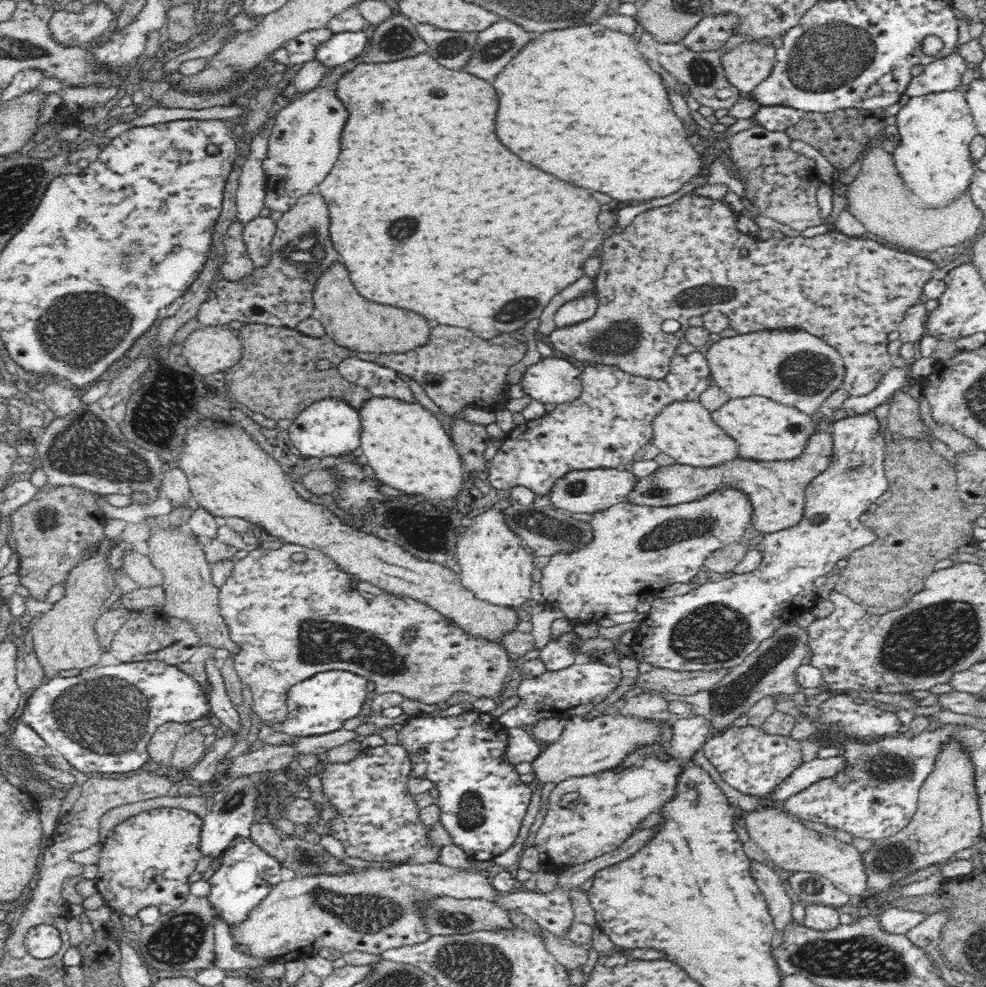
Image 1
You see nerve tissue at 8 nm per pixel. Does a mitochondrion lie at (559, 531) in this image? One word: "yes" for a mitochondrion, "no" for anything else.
yes

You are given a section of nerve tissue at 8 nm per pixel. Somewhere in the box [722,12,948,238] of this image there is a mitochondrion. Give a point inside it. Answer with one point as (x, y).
(831, 56)

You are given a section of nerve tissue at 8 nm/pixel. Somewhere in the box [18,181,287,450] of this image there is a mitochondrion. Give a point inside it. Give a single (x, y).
(76, 332)

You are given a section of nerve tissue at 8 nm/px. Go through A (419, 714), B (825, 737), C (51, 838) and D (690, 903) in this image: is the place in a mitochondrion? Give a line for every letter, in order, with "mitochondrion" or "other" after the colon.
A: other
B: other
C: other
D: other

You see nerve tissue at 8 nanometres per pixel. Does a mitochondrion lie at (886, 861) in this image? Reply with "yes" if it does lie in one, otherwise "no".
yes

